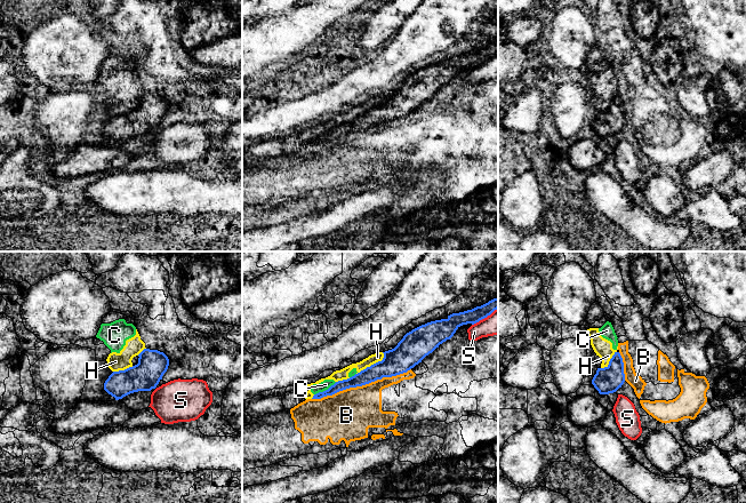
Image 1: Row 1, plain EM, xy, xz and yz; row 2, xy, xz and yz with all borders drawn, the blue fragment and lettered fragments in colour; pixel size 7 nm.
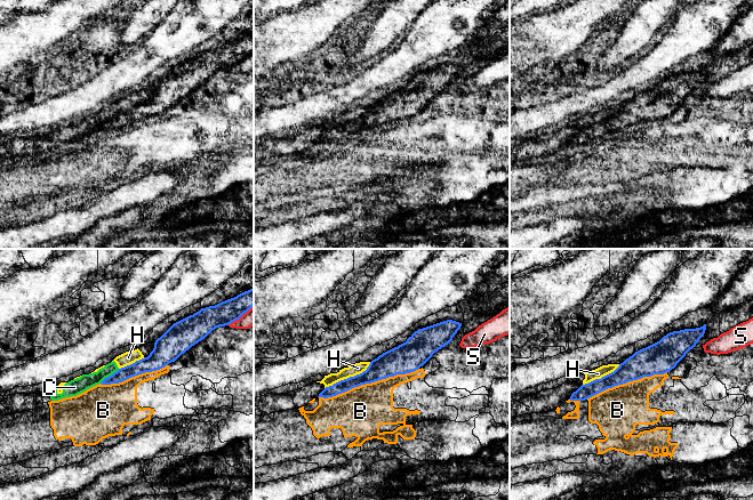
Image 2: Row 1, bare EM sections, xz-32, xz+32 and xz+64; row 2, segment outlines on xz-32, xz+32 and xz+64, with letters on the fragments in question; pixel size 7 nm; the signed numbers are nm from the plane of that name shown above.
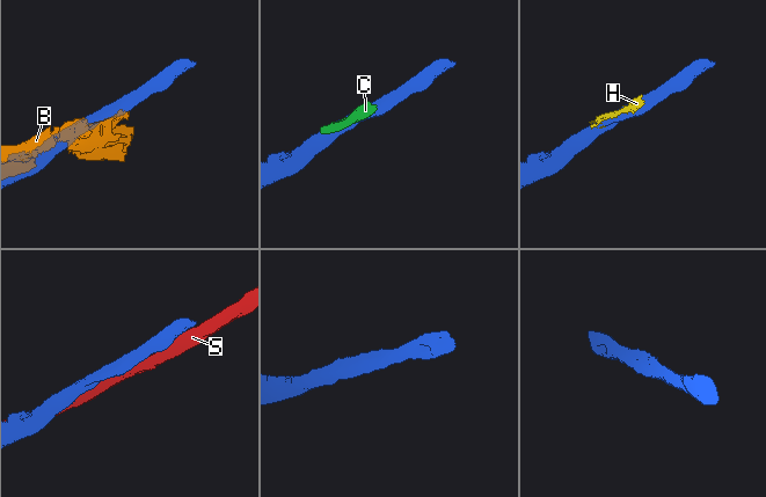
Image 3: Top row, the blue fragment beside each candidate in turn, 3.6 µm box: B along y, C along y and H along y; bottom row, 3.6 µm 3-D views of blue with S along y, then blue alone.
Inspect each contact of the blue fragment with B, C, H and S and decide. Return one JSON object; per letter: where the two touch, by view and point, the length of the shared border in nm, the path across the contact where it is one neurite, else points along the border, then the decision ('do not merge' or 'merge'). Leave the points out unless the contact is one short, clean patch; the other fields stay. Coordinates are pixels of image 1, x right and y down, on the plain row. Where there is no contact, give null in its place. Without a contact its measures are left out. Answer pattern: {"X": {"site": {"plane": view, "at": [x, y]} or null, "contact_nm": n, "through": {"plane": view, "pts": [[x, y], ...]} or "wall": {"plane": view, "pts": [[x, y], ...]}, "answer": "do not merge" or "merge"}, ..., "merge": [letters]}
{"B": {"site": {"plane": "xz", "at": [361, 129]}, "contact_nm": 750, "answer": "do not merge"}, "C": {"site": {"plane": "xz", "at": [326, 134]}, "contact_nm": 180, "wall": {"plane": "xz", "pts": [[336, 126], [314, 138]]}, "answer": "do not merge"}, "H": {"site": {"plane": "xz", "at": [371, 109]}, "contact_nm": 240, "answer": "do not merge"}, "S": {"site": {"plane": "xz", "at": [484, 61]}, "contact_nm": 220, "answer": "do not merge"}, "merge": []}

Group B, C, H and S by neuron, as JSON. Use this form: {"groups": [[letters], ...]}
{"groups": [["B"], ["C", "H"], ["S"]]}

